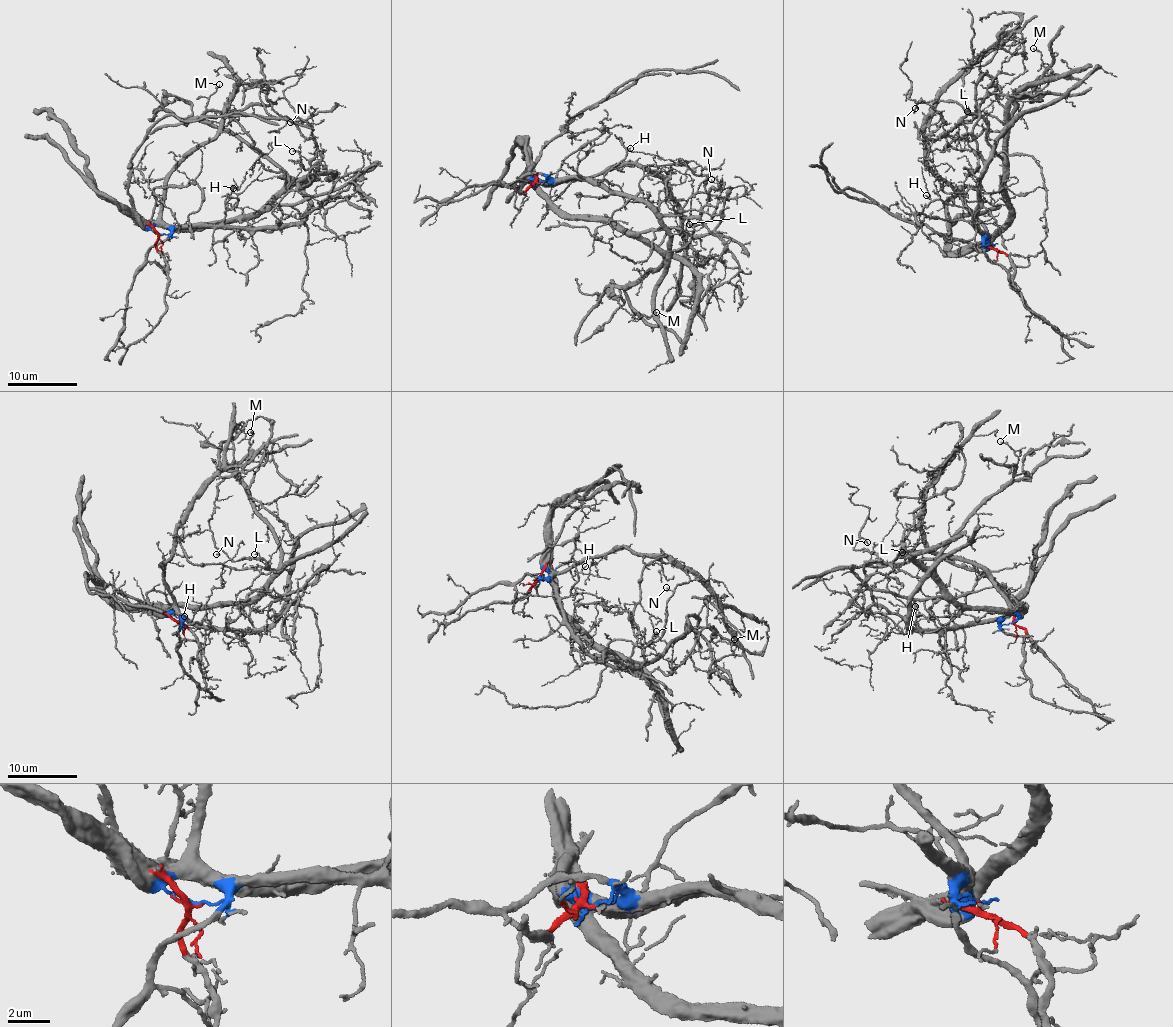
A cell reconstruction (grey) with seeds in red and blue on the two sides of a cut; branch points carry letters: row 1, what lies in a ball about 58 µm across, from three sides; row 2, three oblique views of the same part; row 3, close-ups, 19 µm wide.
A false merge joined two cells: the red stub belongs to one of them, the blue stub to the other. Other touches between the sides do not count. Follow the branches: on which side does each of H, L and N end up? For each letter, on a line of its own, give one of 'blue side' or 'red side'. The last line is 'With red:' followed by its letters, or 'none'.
H: blue side
L: blue side
N: blue side
With red: none

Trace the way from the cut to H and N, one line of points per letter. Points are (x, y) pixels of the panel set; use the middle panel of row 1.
H: (537, 182), (578, 174), (600, 180), (630, 148)
N: (537, 182), (578, 174), (640, 200), (674, 249), (714, 215), (724, 184), (710, 179)

